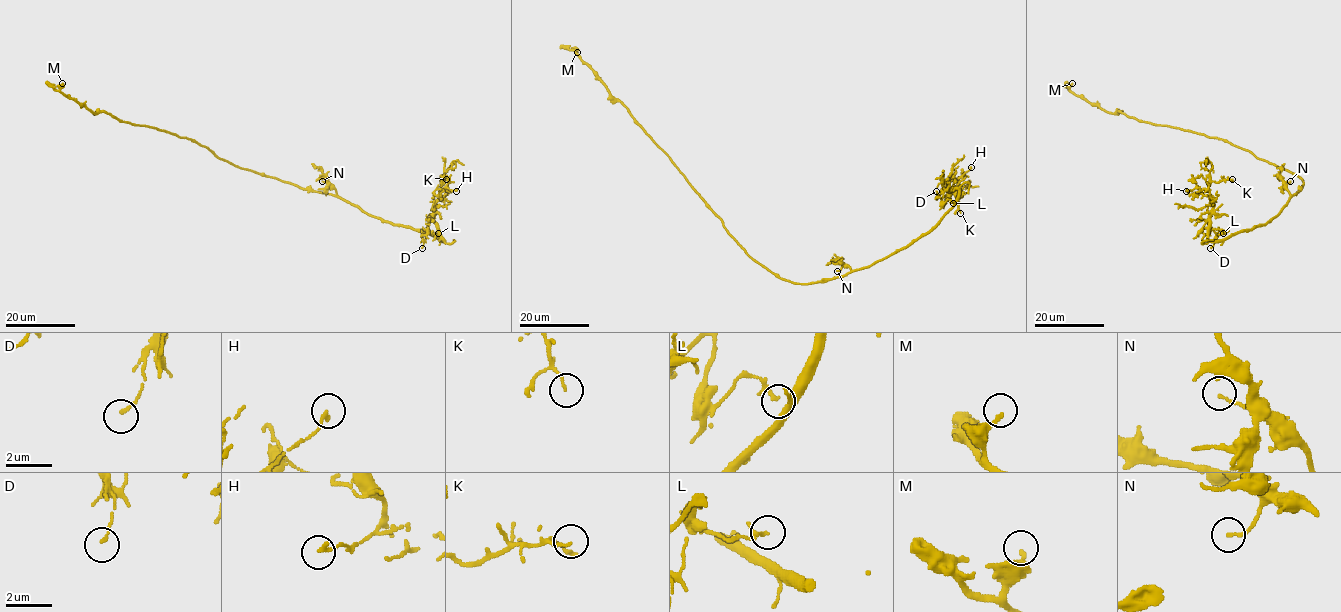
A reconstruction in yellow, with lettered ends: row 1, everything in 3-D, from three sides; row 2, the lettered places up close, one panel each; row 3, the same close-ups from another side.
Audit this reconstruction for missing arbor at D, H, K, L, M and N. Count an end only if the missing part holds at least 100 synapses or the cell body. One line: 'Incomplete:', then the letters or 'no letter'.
Incomplete: no letter

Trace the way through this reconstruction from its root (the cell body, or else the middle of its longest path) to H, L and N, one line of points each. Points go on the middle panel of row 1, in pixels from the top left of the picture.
H: (779, 276), (799, 284), (824, 281), (907, 247), (953, 206), (959, 190), (948, 193), (948, 182), (971, 167)
L: (779, 276), (810, 284), (867, 267), (938, 222), (959, 195), (957, 188), (943, 189), (941, 201), (953, 203)
N: (779, 276), (794, 283), (810, 284), (844, 276), (850, 269), (843, 265), (837, 271)

